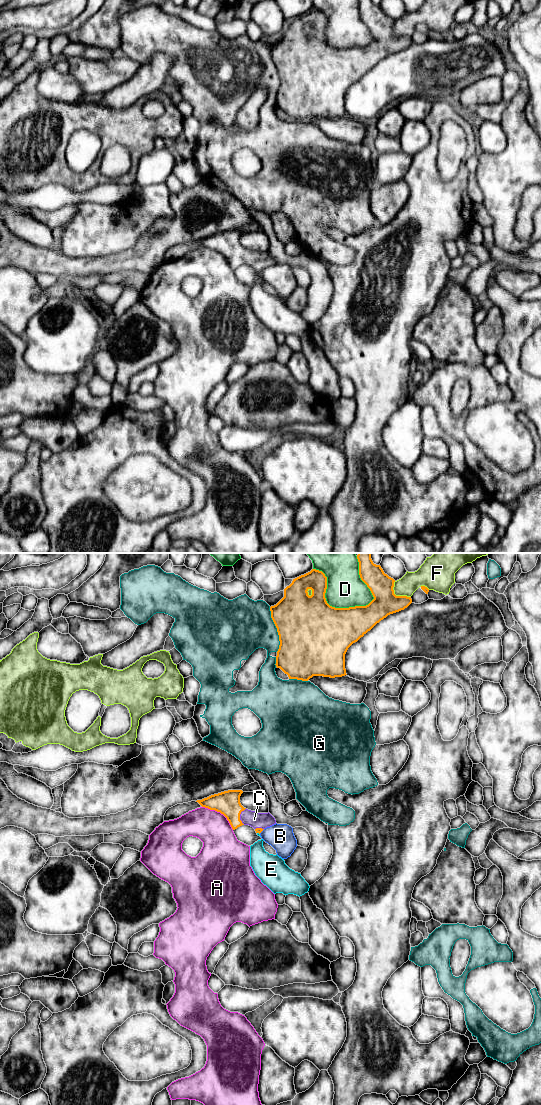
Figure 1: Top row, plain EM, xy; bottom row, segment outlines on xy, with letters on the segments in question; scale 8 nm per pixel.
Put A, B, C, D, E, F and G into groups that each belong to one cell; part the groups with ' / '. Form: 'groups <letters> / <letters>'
groups A / B / C / D / E / F / G

